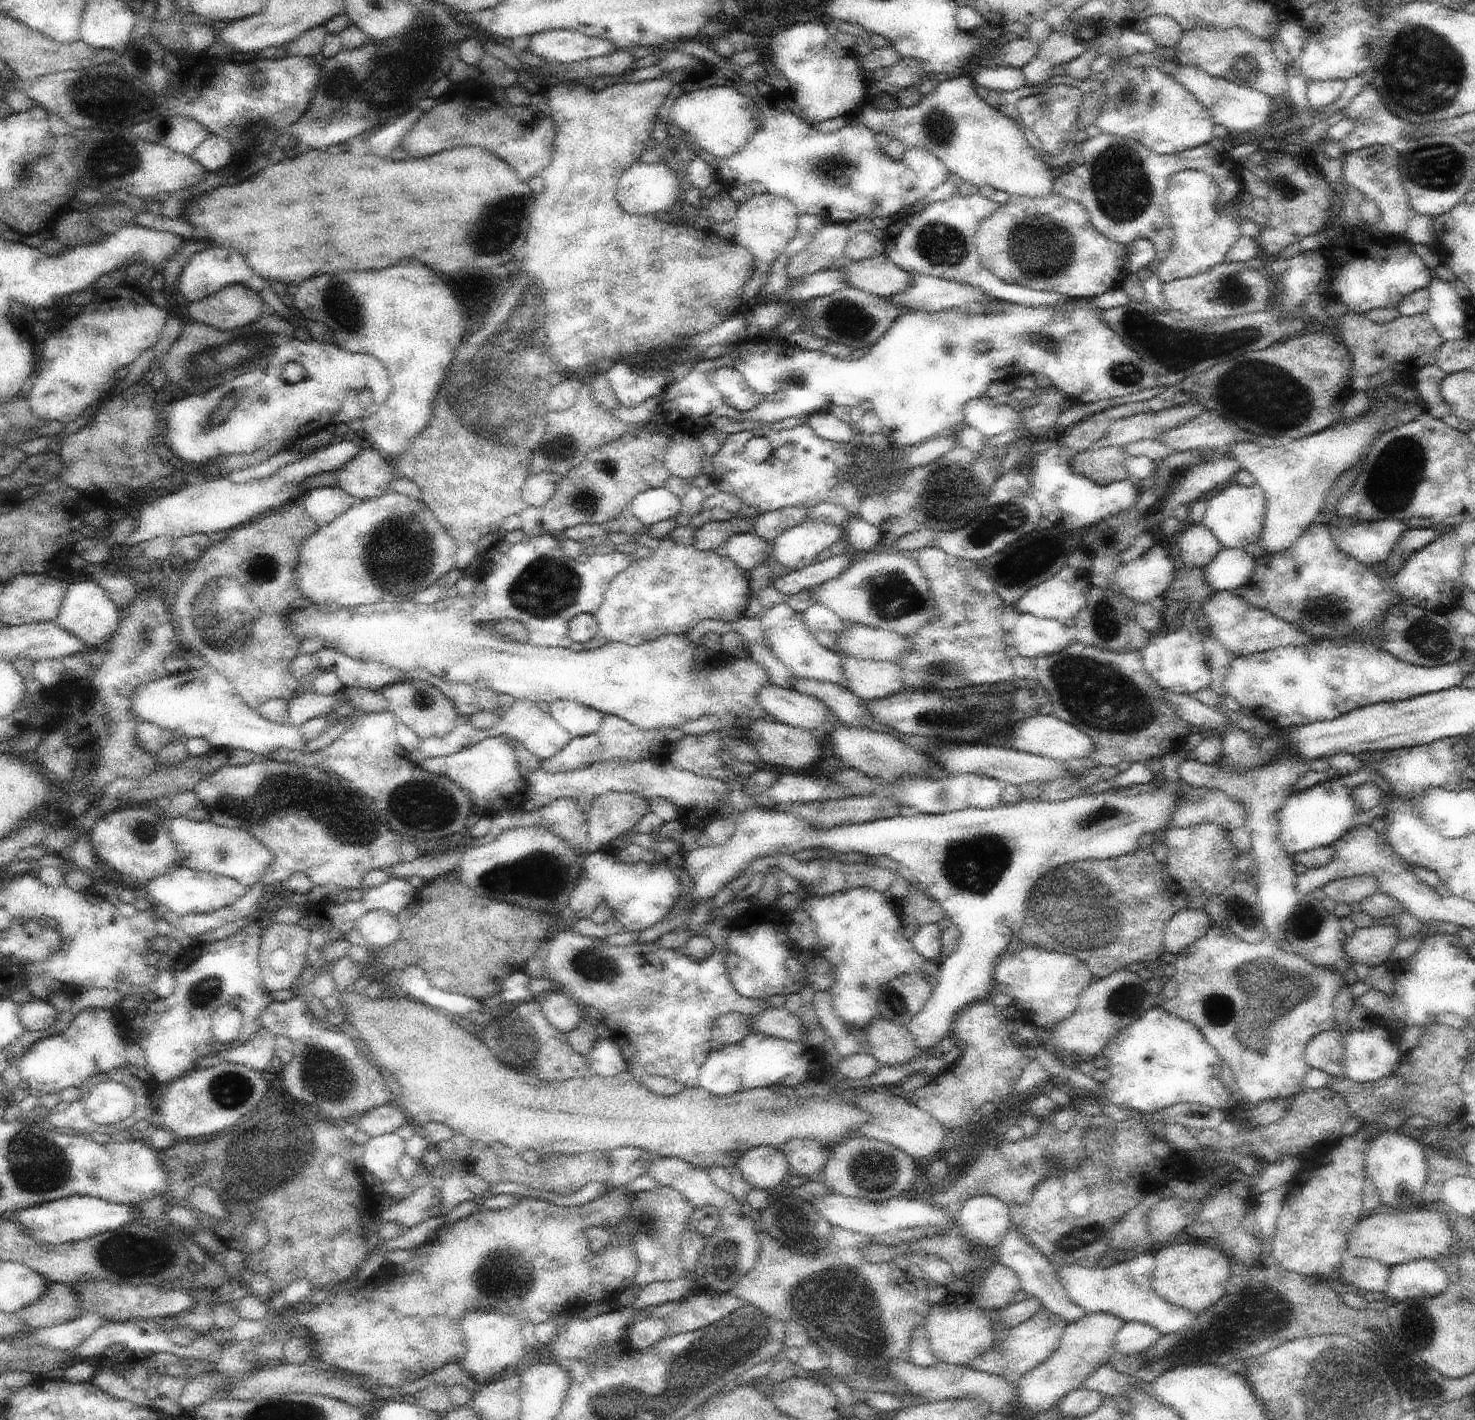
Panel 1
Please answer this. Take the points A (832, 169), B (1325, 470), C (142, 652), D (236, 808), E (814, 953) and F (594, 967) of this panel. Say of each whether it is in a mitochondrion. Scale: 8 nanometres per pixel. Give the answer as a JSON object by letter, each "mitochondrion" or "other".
{"A":"mitochondrion","B":"mitochondrion","C":"other","D":"mitochondrion","E":"other","F":"mitochondrion"}

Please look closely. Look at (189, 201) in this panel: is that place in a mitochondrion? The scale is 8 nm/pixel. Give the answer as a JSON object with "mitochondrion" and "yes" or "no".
{"mitochondrion":"no"}

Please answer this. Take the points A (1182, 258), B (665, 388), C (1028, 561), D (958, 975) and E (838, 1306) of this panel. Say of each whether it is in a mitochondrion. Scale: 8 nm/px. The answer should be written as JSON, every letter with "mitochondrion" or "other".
{"A":"other","B":"other","C":"mitochondrion","D":"other","E":"mitochondrion"}

